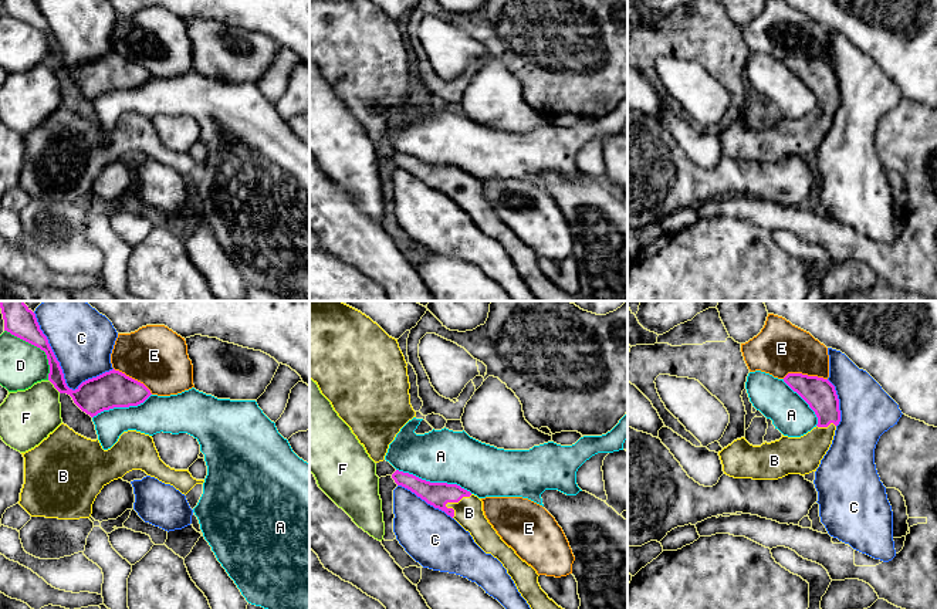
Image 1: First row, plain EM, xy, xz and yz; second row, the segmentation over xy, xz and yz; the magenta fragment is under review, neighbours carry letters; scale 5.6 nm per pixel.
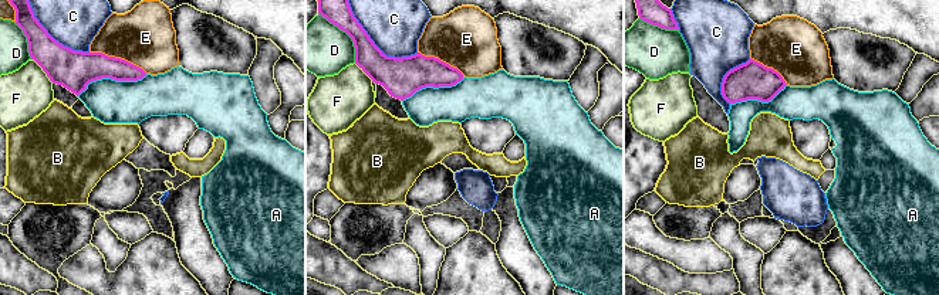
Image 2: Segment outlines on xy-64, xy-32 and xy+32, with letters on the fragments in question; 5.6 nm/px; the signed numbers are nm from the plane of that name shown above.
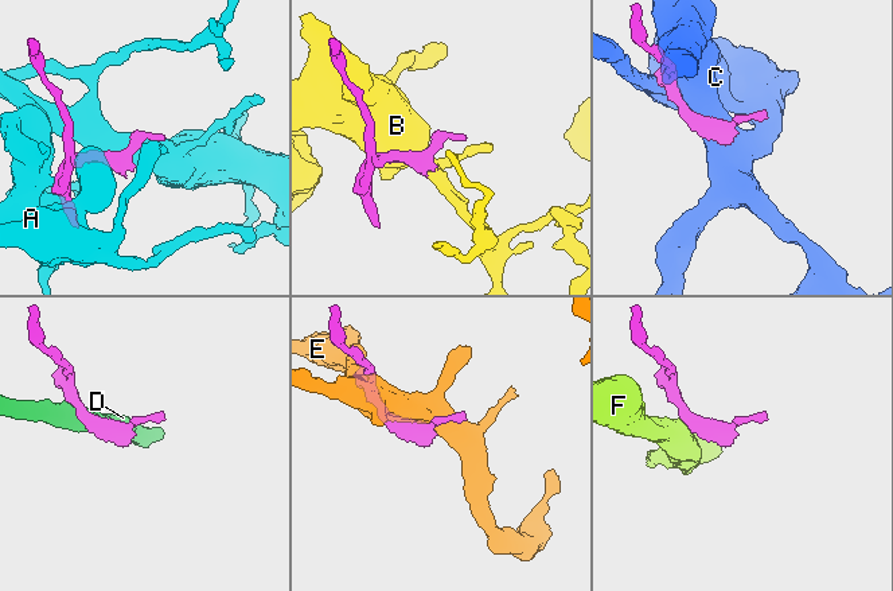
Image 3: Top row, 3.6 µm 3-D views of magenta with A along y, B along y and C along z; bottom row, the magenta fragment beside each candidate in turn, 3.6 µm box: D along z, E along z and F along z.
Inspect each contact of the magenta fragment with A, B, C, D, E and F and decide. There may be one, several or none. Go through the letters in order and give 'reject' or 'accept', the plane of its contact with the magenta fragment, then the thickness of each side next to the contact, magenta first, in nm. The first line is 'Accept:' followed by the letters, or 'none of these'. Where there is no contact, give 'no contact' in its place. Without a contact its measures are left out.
Accept: B
A: reject | xz | 140/300 nm
B: accept | xz | 140/160 nm
C: reject | xy | 200/320 nm
D: reject | xy | 130/260 nm
E: reject | yz | 180/300 nm
F: reject | xy | 200/300 nm

